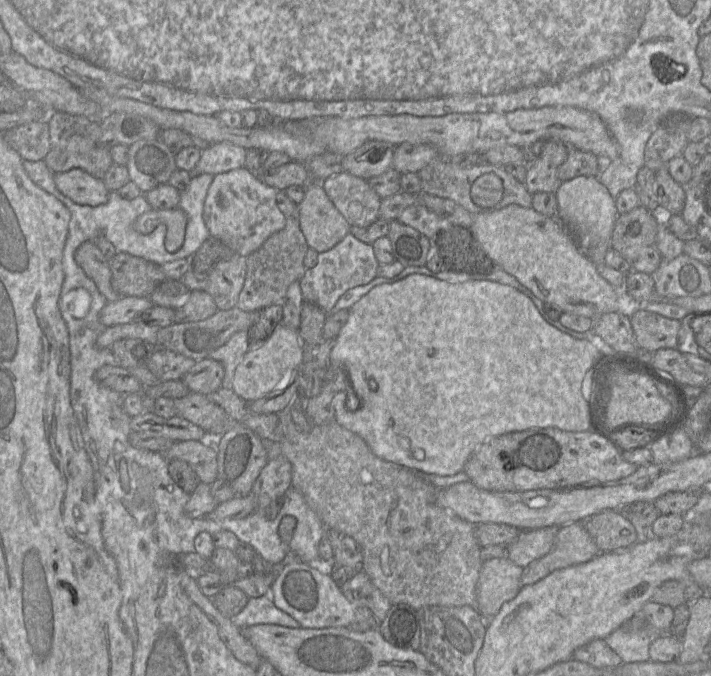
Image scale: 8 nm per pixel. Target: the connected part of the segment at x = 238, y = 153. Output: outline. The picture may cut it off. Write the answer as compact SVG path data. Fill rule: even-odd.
M229 142L211 144L202 150L201 158L192 176L217 175L244 167L246 149Z

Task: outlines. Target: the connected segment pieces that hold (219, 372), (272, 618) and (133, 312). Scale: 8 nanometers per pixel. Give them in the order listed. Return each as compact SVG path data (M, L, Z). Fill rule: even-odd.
M209 357L196 361L181 380L190 392L207 395L222 387L224 368L222 364Z
M270 593L256 598L250 597L243 610L231 620L240 629L257 624L277 624L296 629L301 627L298 621L276 607Z
M121 296L105 304L100 311L99 319L106 327L128 323L152 306L153 303L147 296Z

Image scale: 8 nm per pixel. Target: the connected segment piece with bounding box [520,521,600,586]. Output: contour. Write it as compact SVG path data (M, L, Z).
M582 521L557 528L551 550L524 567L522 586L533 584L554 570L587 562L600 551Z

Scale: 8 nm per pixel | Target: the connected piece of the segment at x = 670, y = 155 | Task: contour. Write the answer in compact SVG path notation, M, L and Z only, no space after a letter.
M672 113L666 116L649 138L645 153L645 166L656 172L667 166L668 162L678 155L682 155L687 146L687 133L691 127L693 117L683 113Z

